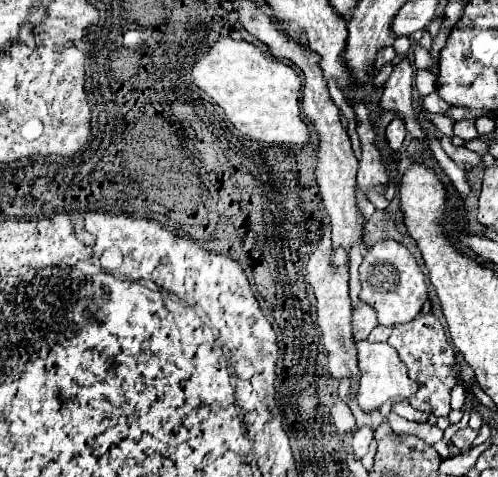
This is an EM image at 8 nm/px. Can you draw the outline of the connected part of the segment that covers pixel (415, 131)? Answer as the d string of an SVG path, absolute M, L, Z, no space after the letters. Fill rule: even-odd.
M403 58L395 64L389 80L385 82L385 90L381 96L381 108L393 110L397 116L405 118L407 130L413 138L423 138L423 130L413 116L411 108L411 90L413 90L413 64L409 58Z

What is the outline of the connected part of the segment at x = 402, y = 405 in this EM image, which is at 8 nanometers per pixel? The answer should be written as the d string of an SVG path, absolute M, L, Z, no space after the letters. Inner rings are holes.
M403 400L403 402L397 402L393 404L391 412L395 412L397 416L403 416L405 420L415 420L415 422L427 422L427 414L421 414L421 410L415 410L409 400Z

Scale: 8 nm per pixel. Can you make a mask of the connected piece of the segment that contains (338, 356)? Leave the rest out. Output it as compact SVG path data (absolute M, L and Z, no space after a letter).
M323 228L323 240L319 248L311 254L307 264L307 280L315 290L317 298L317 322L323 332L323 344L329 352L329 372L333 378L353 376L359 380L359 368L357 368L357 348L351 338L351 302L349 302L349 268L347 268L349 256L345 250L333 250L331 248L331 232L329 228Z

